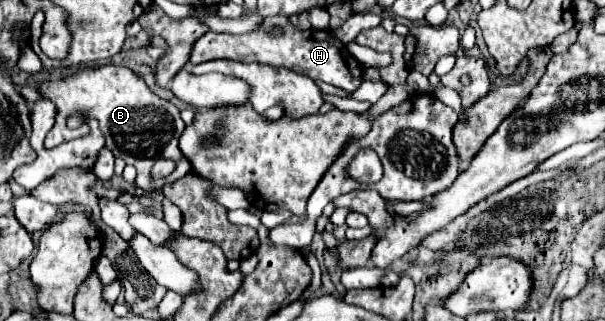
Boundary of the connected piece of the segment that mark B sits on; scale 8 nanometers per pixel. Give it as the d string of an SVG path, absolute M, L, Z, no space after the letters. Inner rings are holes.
M117 65L81 67L65 79L37 83L37 91L57 107L55 125L45 139L47 149L63 143L63 139L75 139L83 135L85 127L71 131L67 129L65 121L69 113L77 109L87 109L87 111L93 111L93 117L99 121L99 129L105 135L107 149L113 151L115 157L121 157L125 163L135 165L137 169L135 183L139 187L143 189L161 187L169 181L181 179L189 171L189 161L183 157L183 153L177 147L177 139L181 137L181 131L185 129L185 123L179 117L179 109L173 103L159 99L155 93L151 93L149 87L143 83L143 79L137 77L131 69L117 67ZM155 159L173 159L175 171L167 177L153 179L151 167Z

